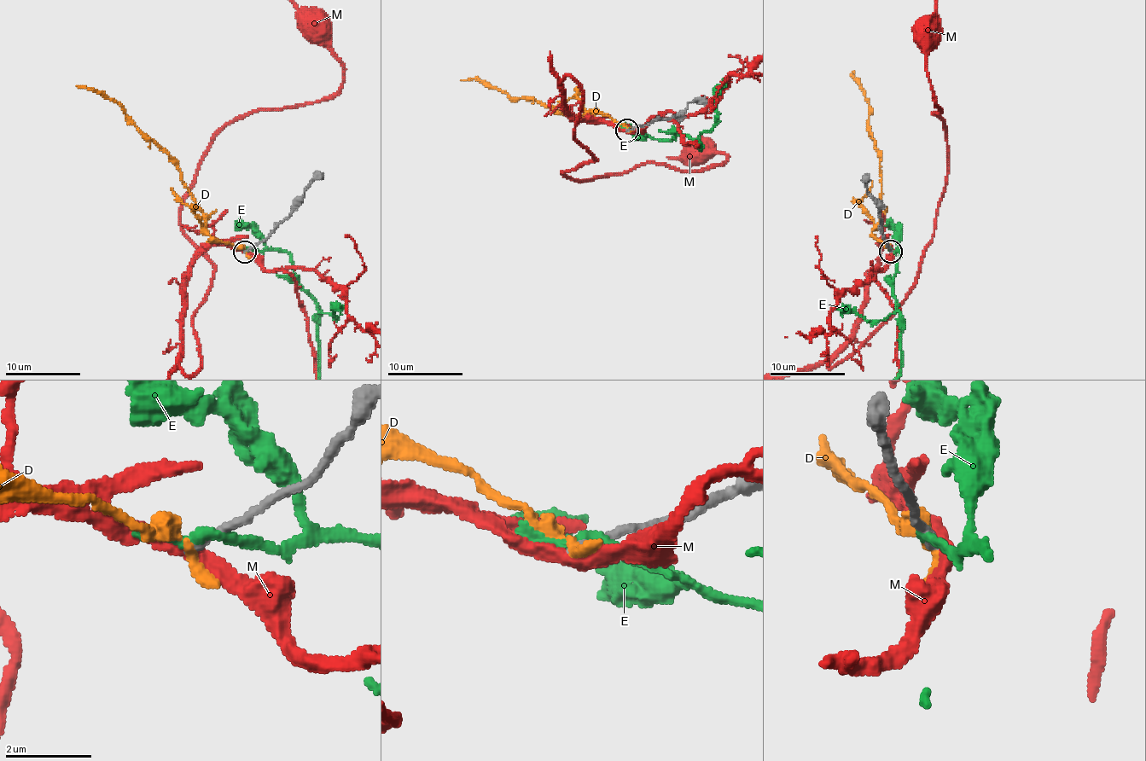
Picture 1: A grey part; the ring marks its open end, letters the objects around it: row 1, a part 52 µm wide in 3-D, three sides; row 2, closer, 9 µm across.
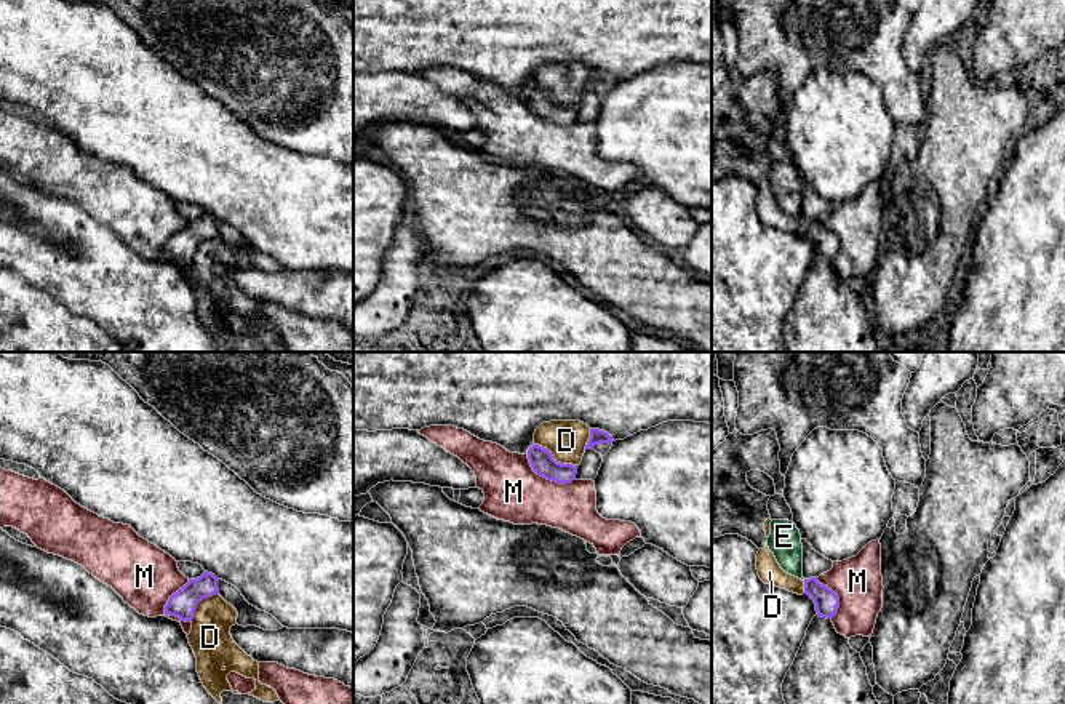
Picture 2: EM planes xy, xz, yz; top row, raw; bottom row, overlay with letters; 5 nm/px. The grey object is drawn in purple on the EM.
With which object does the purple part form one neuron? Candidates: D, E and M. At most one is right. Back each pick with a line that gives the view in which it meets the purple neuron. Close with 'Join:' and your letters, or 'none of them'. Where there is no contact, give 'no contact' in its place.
Join: none of them

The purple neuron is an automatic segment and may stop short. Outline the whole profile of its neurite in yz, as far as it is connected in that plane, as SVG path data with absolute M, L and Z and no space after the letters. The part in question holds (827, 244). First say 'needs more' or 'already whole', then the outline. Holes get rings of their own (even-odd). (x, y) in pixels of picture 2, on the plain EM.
needs more; M817 219L804 221L804 235L814 242L817 256L782 325L787 352L883 352L860 294L832 264L838 237Z

